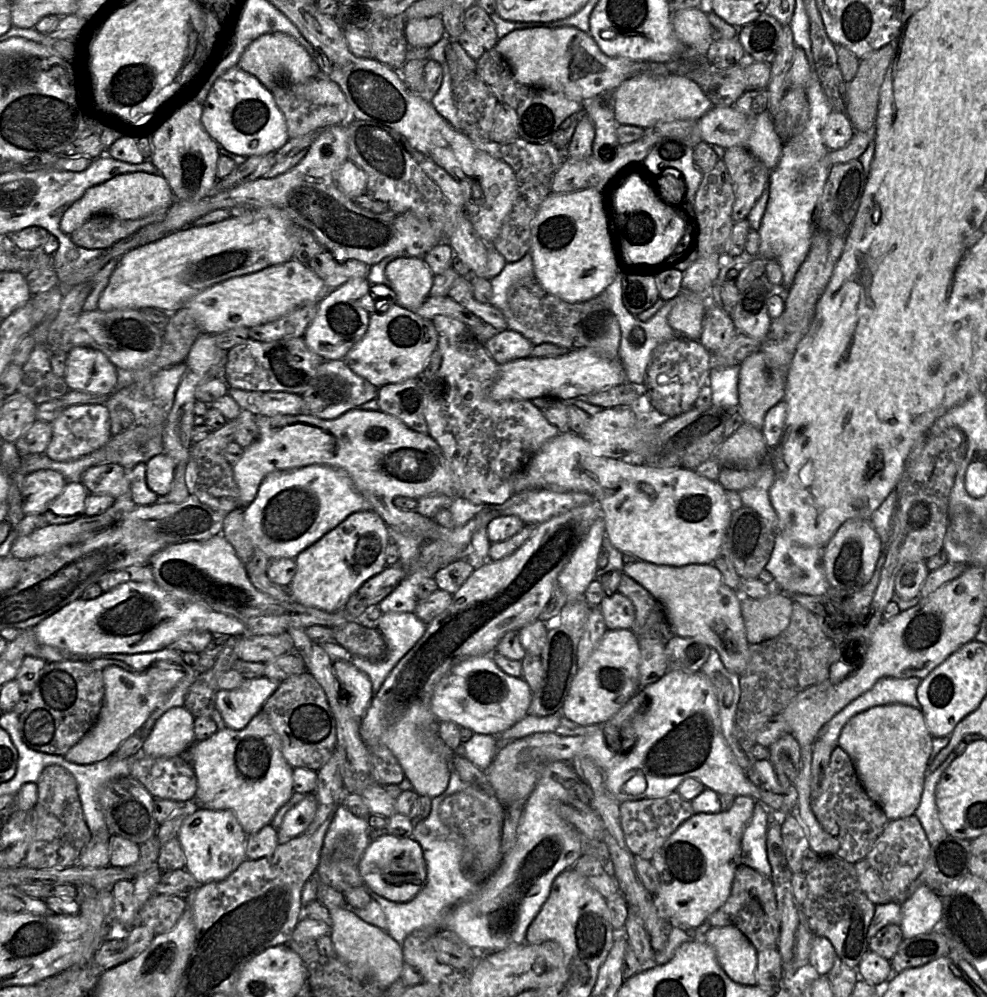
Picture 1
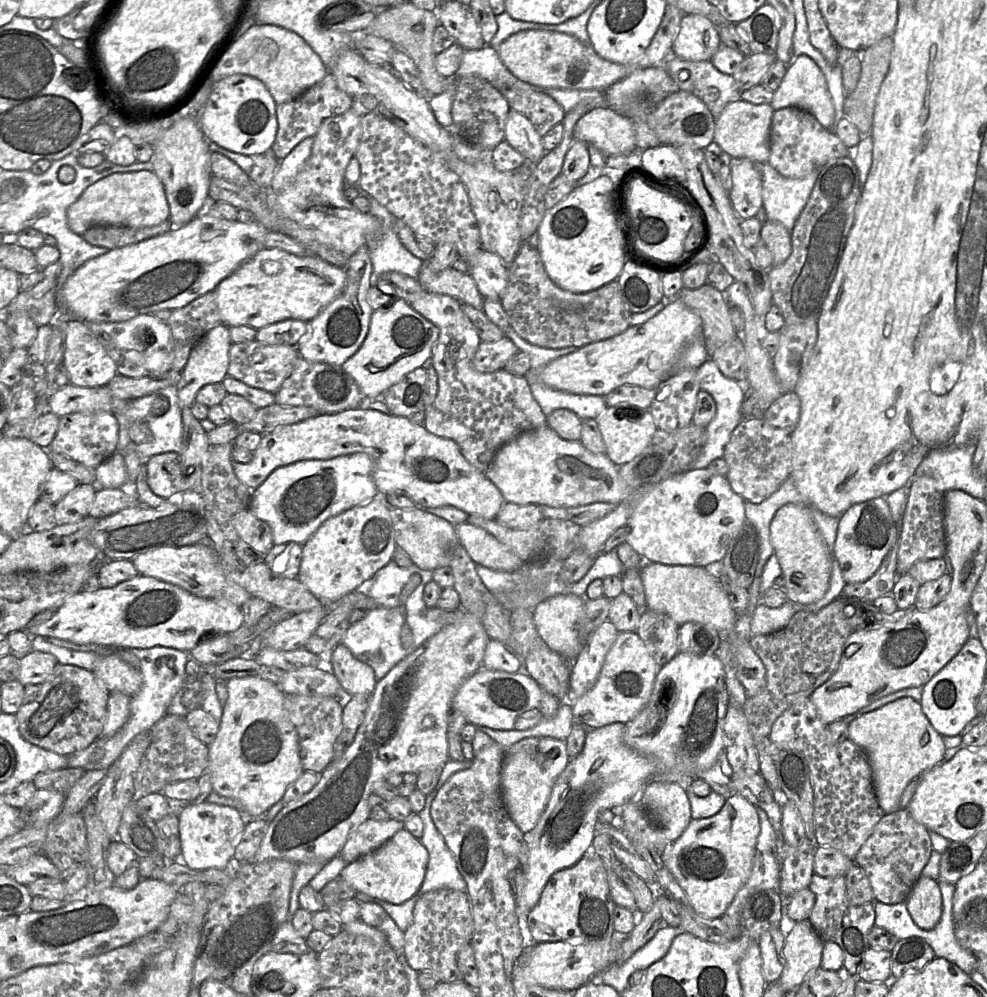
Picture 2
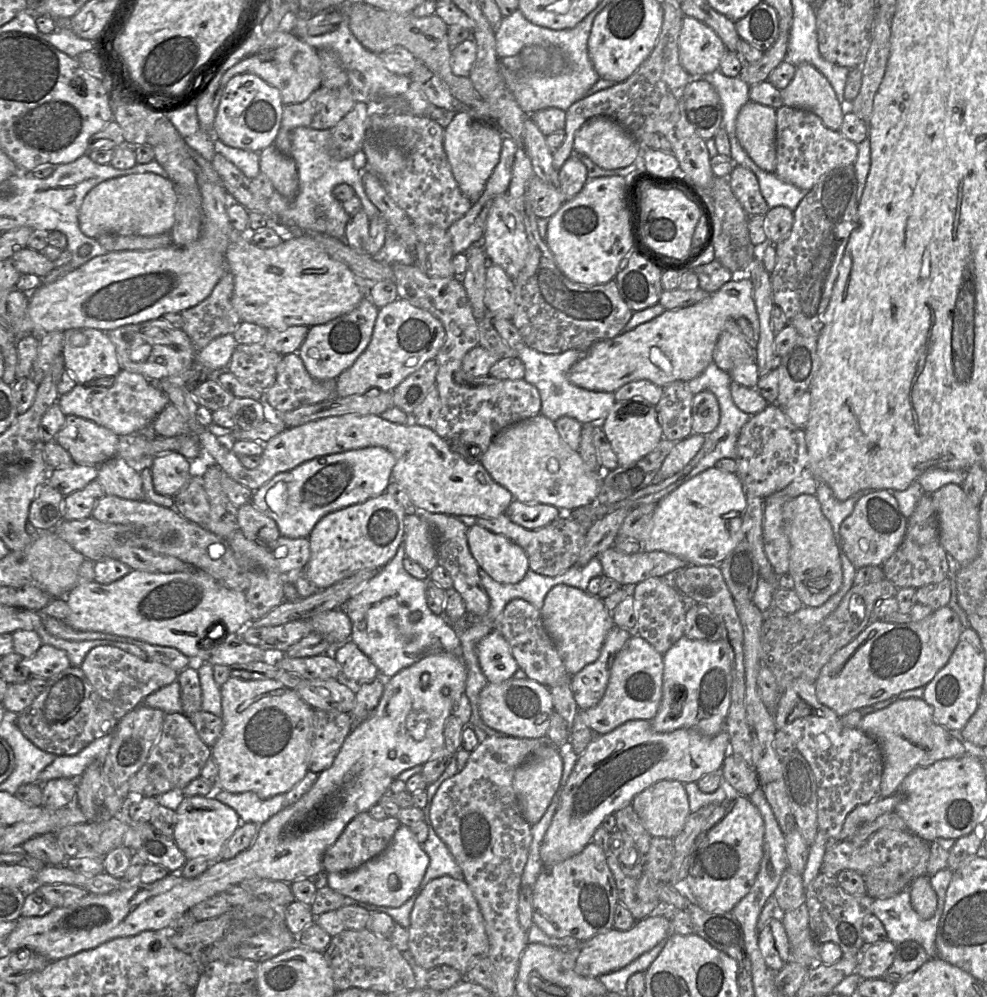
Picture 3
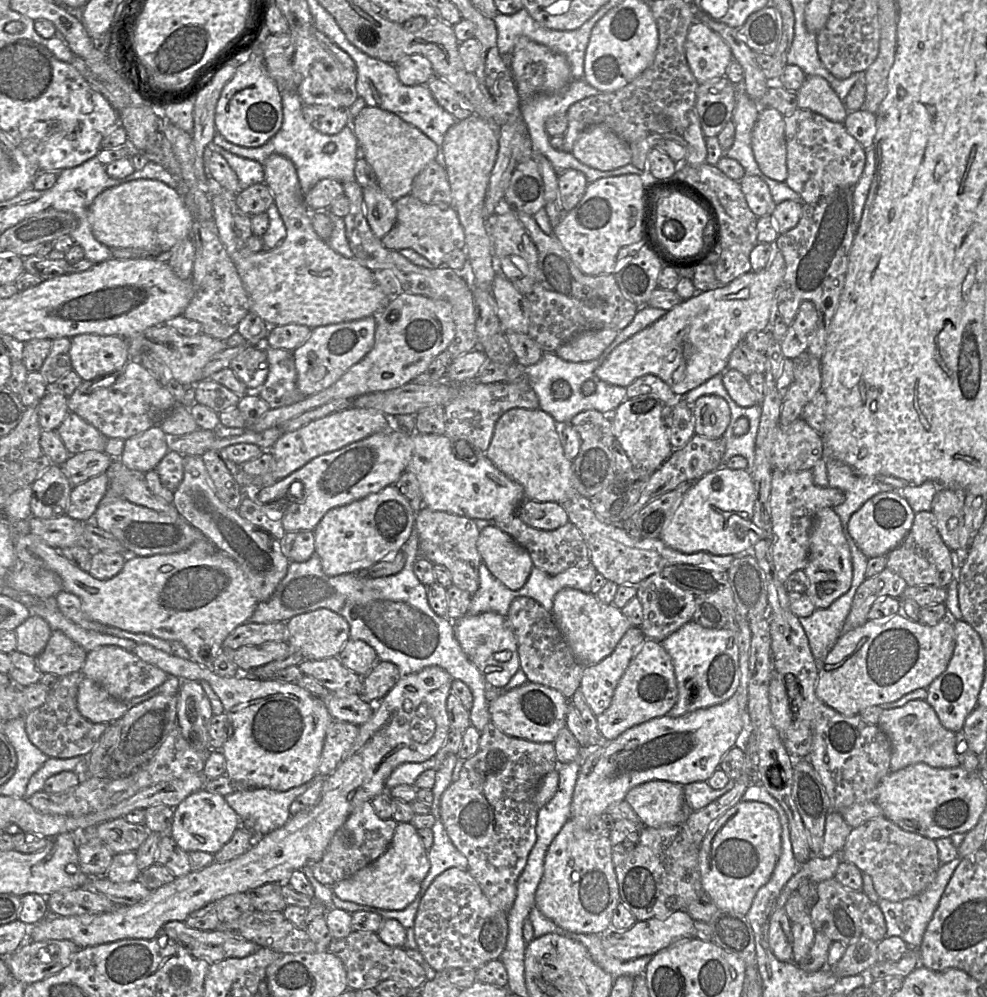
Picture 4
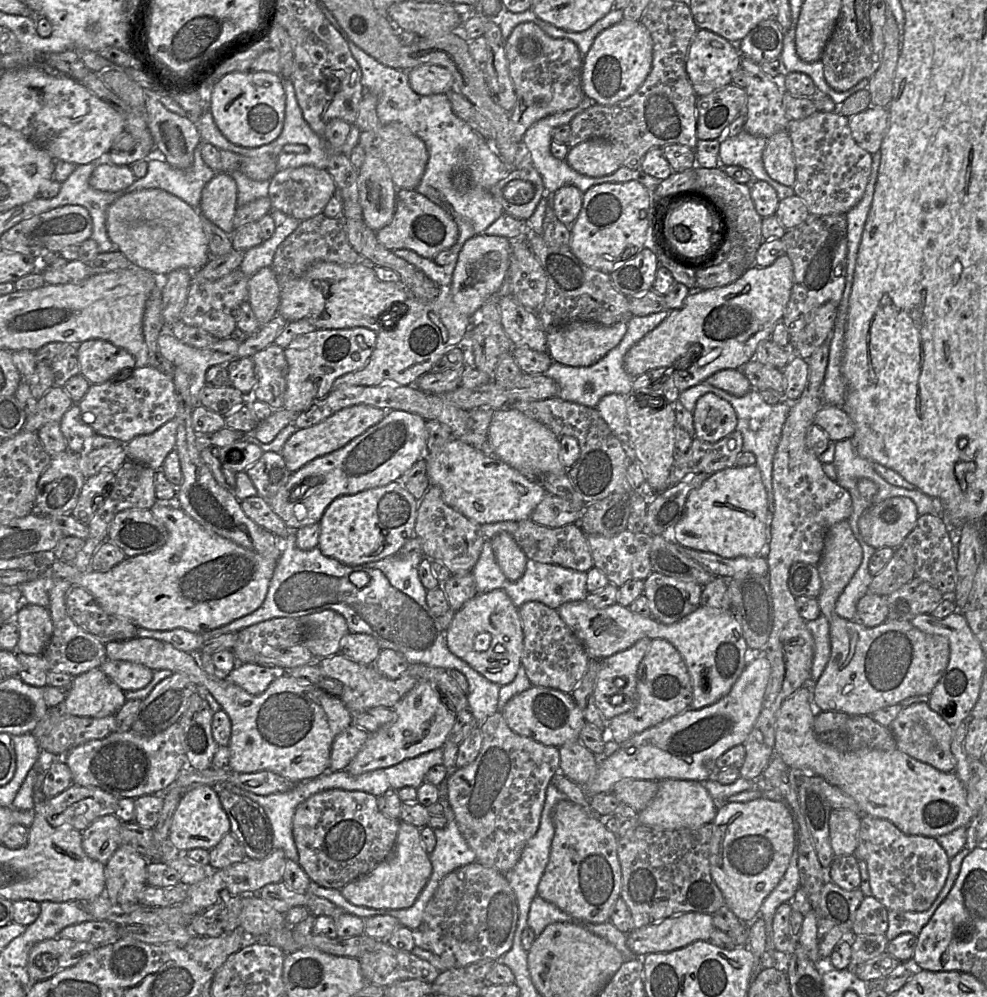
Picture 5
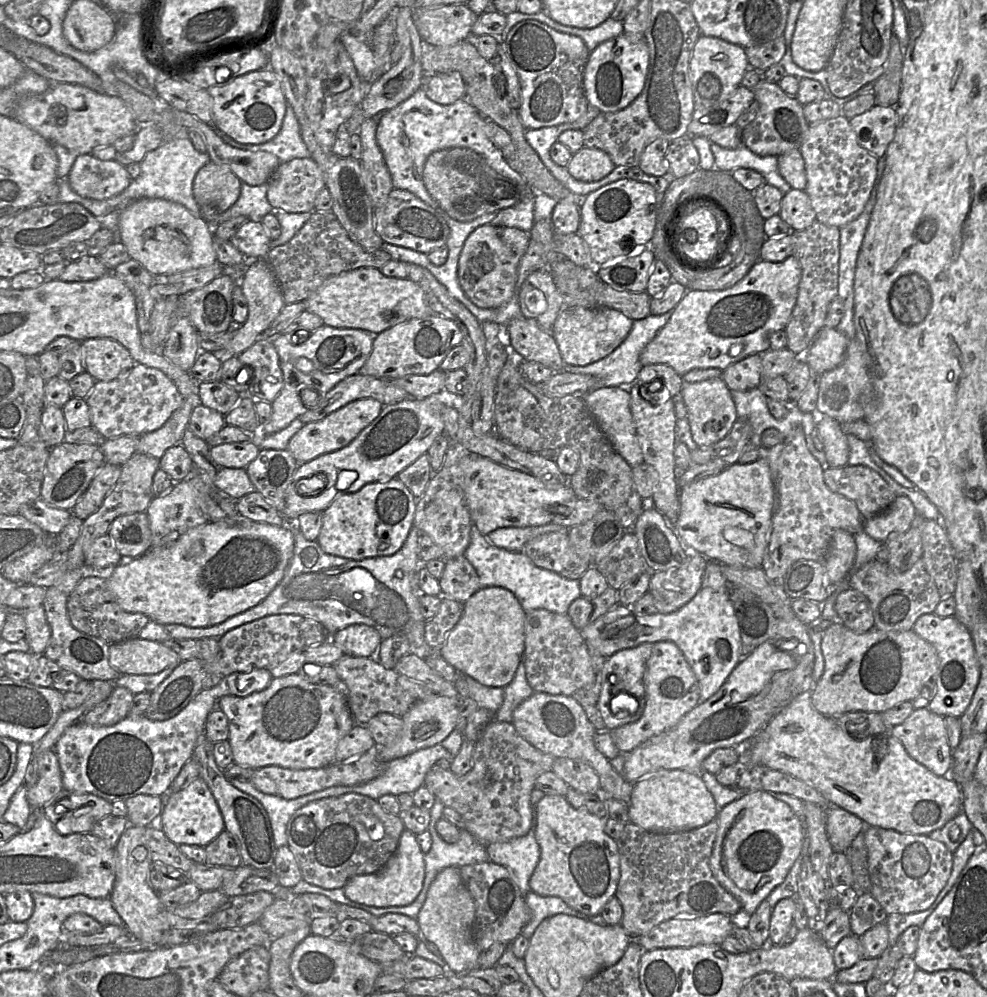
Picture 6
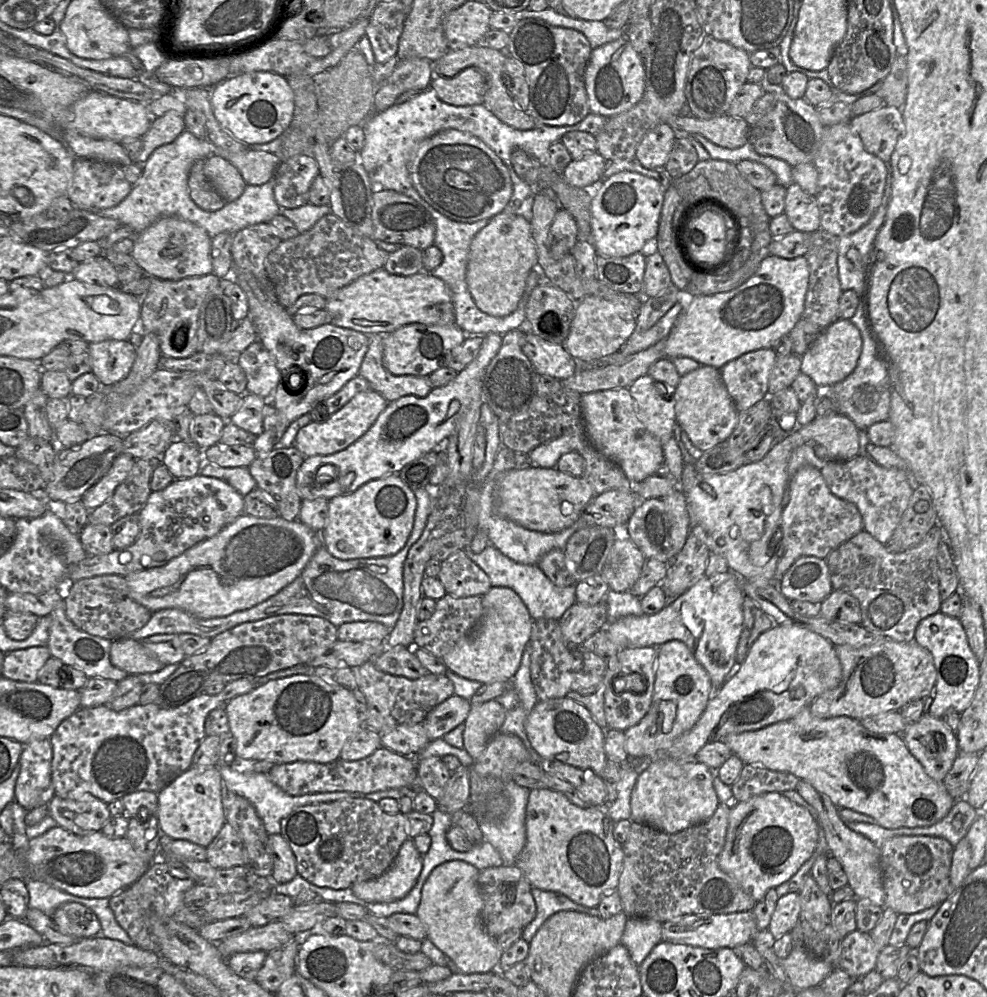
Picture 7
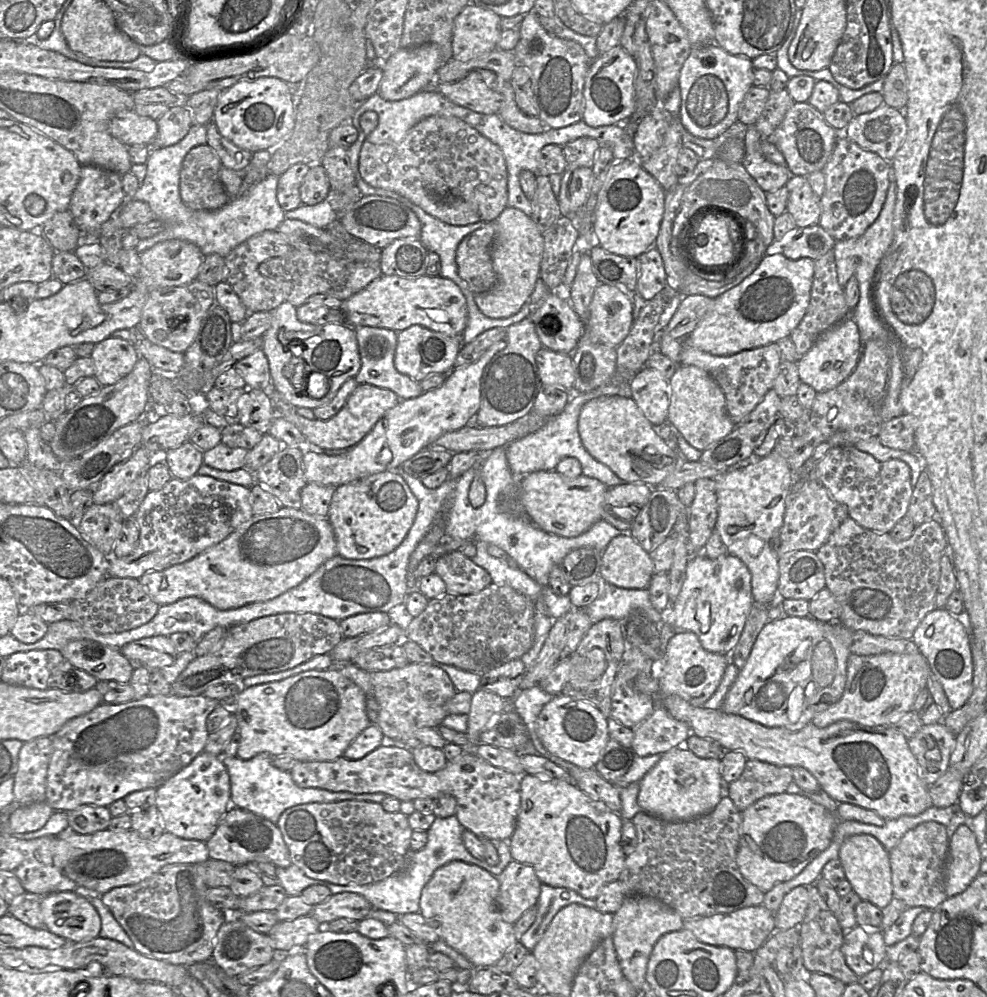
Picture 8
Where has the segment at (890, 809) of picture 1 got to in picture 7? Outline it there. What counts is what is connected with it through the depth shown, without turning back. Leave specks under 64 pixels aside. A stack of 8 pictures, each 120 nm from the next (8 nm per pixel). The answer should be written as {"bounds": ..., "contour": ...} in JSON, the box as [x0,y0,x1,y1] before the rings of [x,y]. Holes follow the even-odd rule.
{"bounds":[901,713,959,782],"contour":[[[924,713],[901,736],[927,775],[942,782],[959,752],[956,732],[941,718]]]}

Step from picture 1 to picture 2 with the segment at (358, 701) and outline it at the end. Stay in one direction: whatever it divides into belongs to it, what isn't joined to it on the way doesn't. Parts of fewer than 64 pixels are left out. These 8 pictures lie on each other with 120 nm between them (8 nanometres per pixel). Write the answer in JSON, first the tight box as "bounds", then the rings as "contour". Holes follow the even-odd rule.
{"bounds":[328,645,378,697],"contour":[[[337,645],[328,654],[328,661],[329,669],[339,681],[347,697],[371,696],[378,682],[373,669],[356,659],[345,645]]]}

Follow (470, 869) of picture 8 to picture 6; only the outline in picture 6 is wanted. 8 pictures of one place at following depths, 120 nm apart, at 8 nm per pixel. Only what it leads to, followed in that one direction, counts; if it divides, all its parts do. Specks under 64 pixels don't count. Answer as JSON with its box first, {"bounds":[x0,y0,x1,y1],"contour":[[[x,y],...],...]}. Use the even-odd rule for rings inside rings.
{"bounds":[417,867,482,975],"contour":[[[447,867],[440,871],[432,881],[425,902],[417,916],[421,934],[435,944],[452,973],[457,975],[479,968],[482,951],[472,936],[475,918],[474,900],[462,881],[459,867]]]}

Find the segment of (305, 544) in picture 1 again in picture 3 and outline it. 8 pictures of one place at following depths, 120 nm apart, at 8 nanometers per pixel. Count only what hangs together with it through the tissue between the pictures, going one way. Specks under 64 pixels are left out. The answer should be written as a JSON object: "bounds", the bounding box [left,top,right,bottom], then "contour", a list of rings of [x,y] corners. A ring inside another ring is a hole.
{"bounds":[251,447,395,539],"contour":[[[366,447],[315,457],[290,471],[275,475],[269,482],[254,491],[251,503],[276,522],[280,535],[293,539],[308,537],[316,523],[326,514],[354,504],[361,504],[384,493],[391,481],[391,472],[395,463],[393,454],[383,447]]]}

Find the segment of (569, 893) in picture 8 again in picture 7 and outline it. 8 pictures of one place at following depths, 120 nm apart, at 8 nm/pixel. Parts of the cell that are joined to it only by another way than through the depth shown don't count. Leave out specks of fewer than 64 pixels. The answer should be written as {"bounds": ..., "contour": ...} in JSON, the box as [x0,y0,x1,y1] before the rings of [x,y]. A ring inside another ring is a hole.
{"bounds":[520,887,601,944],"contour":[[[533,887],[531,893],[536,904],[536,916],[525,928],[522,929],[520,937],[529,944],[541,925],[550,916],[559,911],[570,910],[601,917],[597,907],[589,908],[577,904],[560,893],[544,891]]]}

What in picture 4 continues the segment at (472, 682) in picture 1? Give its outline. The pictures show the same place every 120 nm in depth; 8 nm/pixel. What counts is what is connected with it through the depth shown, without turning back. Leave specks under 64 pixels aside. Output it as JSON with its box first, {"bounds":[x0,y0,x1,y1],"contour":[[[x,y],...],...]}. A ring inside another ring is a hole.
{"bounds":[489,681,568,743],"contour":[[[528,681],[524,685],[511,689],[489,701],[490,722],[508,736],[526,739],[536,743],[553,743],[558,732],[563,727],[566,727],[565,718],[568,701],[560,692],[553,688]]]}

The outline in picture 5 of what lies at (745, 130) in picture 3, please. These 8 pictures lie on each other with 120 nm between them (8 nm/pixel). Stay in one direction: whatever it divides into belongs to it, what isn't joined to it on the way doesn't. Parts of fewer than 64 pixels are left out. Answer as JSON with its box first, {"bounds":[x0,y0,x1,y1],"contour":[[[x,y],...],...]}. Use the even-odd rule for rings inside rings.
{"bounds":[762,130,796,186],"contour":[[[788,130],[777,132],[767,139],[762,160],[766,172],[772,179],[785,186],[794,186],[796,168]]]}

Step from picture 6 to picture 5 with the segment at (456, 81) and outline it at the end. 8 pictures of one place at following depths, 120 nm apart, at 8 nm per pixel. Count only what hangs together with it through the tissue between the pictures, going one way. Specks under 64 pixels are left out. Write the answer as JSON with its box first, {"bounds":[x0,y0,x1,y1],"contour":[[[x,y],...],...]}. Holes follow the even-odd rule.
{"bounds":[407,64,455,95],"contour":[[[424,64],[407,73],[410,87],[419,95],[446,94],[455,89],[454,78],[445,67]]]}

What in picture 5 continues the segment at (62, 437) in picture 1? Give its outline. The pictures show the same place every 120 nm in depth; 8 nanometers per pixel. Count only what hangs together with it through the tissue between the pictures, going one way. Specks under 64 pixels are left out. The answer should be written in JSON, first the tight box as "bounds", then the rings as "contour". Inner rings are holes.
{"bounds":[60,403,95,453],"contour":[[[74,403],[62,417],[60,429],[67,442],[68,450],[74,453],[84,453],[95,434],[93,429],[82,420],[77,403]]]}

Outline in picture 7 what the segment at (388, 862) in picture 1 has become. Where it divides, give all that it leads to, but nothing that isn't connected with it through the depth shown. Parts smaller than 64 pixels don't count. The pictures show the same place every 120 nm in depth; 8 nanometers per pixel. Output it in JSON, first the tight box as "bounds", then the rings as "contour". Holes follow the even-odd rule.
{"bounds":[351,838,422,903],"contour":[[[412,838],[400,847],[392,866],[380,877],[357,882],[351,886],[360,899],[387,903],[404,898],[414,887],[422,869],[422,856]]]}

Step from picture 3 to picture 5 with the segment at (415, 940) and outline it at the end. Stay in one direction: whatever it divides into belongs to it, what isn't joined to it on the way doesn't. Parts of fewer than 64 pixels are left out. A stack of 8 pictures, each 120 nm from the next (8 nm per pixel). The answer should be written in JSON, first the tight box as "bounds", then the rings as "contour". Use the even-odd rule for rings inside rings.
{"bounds":[423,862,518,968],"contour":[[[474,862],[448,873],[423,913],[424,941],[448,968],[465,968],[480,960],[500,961],[512,947],[518,924],[516,895],[505,874]]]}

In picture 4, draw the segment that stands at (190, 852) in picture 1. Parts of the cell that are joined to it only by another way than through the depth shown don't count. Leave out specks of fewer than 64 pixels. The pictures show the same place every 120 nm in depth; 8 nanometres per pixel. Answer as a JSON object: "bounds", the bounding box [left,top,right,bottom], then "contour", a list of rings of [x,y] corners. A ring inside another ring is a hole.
{"bounds":[170,789,240,855],"contour":[[[200,789],[174,808],[170,836],[186,853],[201,851],[214,855],[240,826],[239,817],[223,796]]]}

